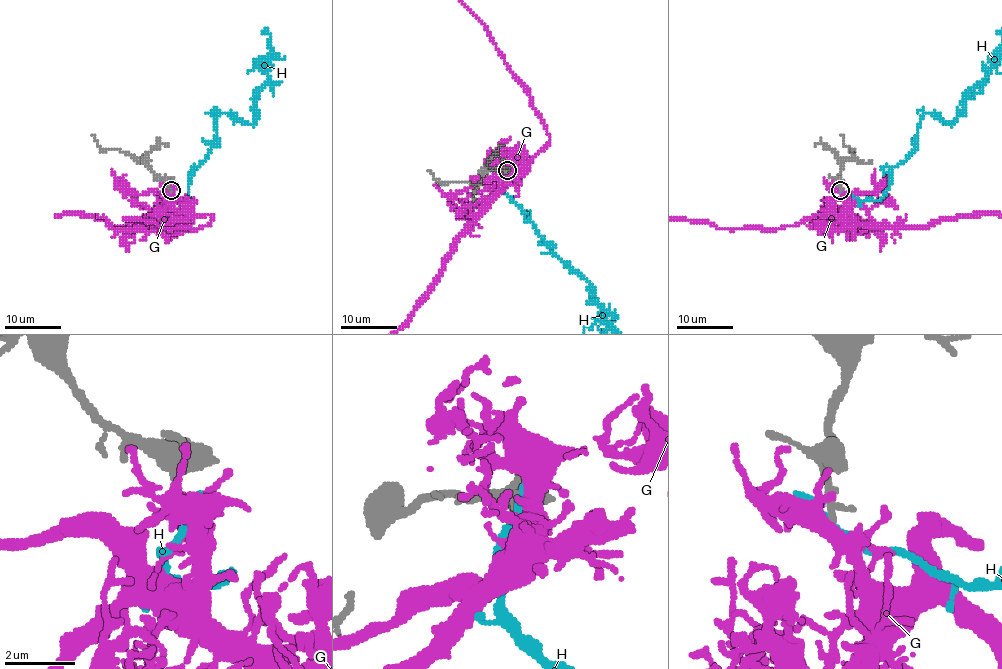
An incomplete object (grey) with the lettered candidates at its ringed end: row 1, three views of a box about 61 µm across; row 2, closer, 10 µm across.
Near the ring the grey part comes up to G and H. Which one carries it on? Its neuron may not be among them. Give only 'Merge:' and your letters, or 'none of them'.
Merge: none of them

